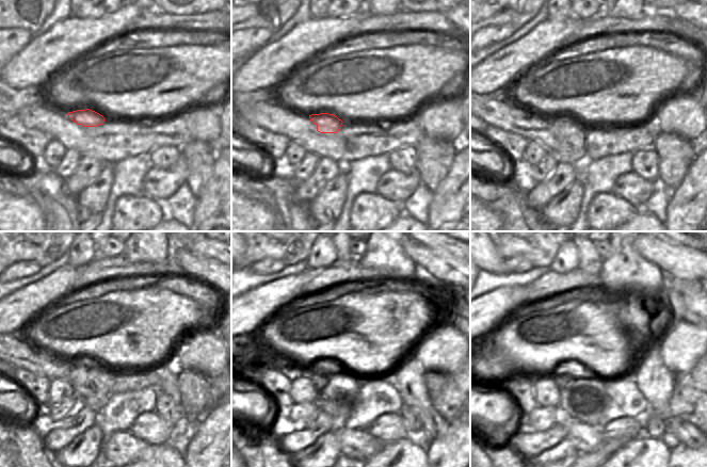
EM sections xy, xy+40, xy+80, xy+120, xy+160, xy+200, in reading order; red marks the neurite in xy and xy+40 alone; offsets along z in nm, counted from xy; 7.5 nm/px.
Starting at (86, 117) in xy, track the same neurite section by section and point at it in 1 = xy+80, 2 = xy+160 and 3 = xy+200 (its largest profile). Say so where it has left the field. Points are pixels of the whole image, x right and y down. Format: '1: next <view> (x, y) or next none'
1: next xy+80 (563, 127)
2: next xy+160 (338, 398)
3: next xy+200 (582, 397)

